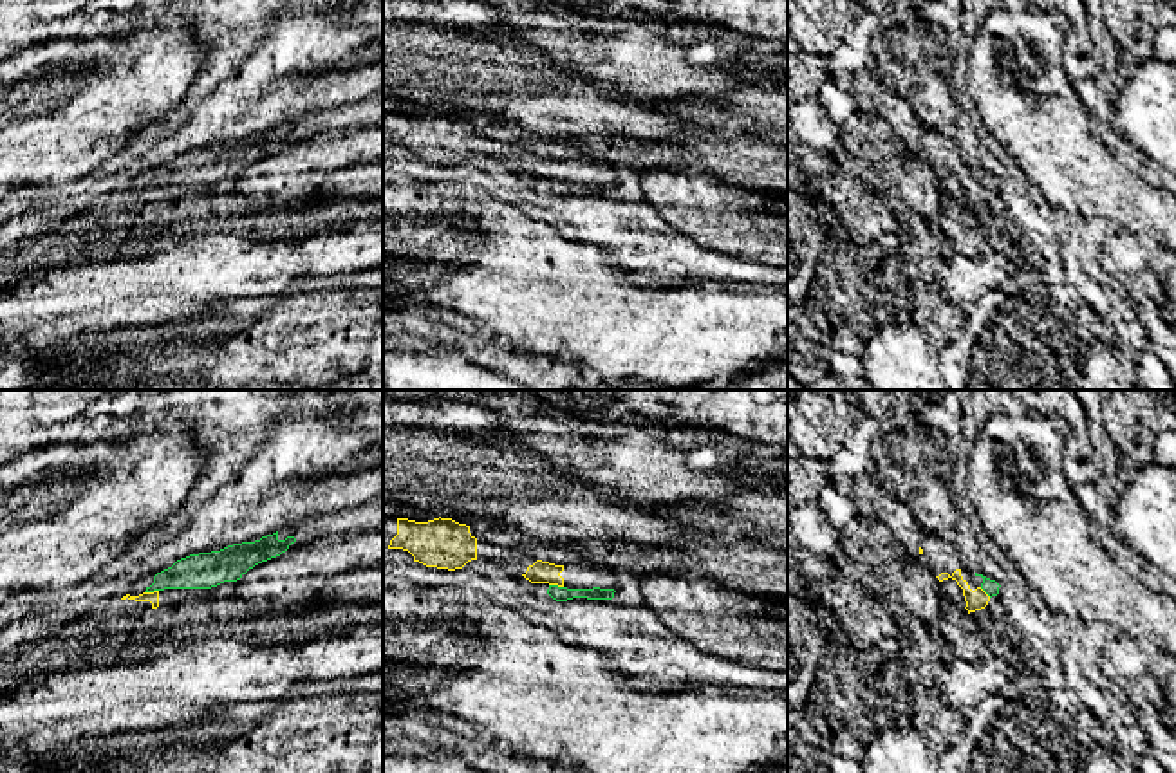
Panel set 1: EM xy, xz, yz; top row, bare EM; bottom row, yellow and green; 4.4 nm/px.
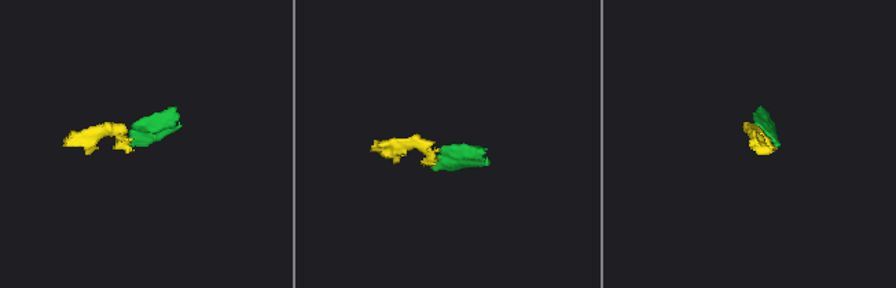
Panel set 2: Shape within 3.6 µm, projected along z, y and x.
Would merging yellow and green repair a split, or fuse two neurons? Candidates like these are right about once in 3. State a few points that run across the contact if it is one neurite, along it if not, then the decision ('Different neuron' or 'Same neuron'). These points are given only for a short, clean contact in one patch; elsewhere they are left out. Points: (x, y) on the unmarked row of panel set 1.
Line: xy (147, 192), (150, 188), (167, 174), (197, 167). Same neuron

